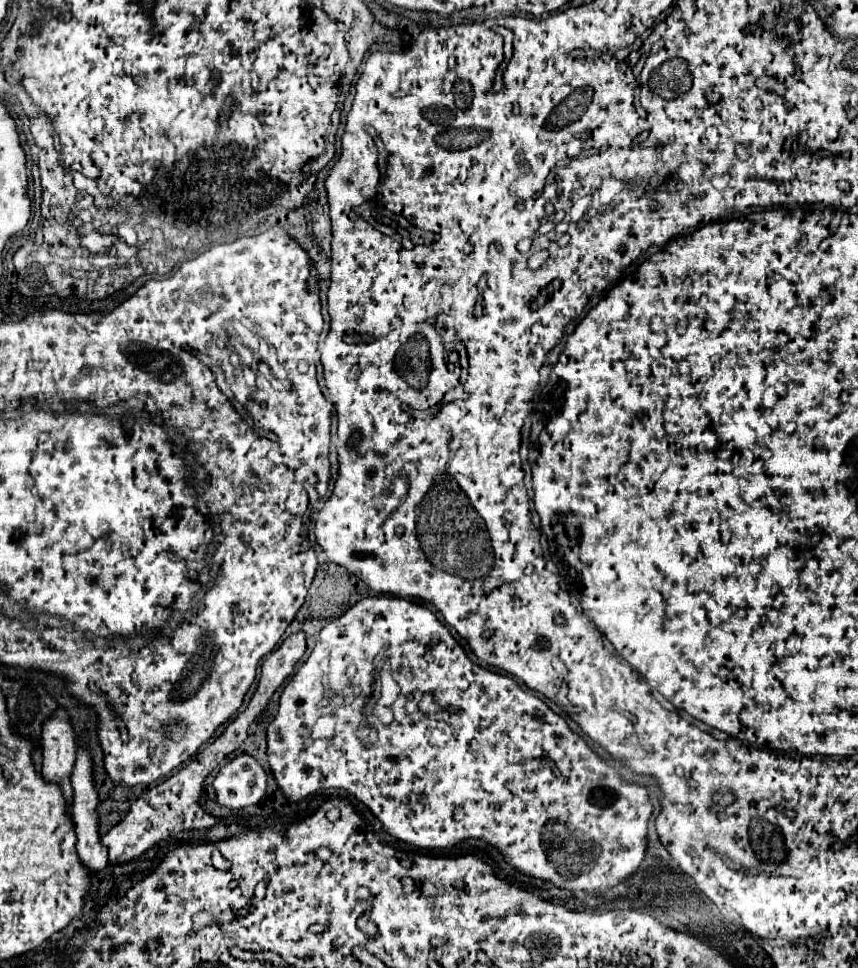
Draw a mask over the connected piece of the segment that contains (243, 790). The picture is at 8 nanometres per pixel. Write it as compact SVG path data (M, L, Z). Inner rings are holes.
M239 755L217 773L213 781L215 801L227 809L257 805L265 795L267 777L263 767L249 755Z

